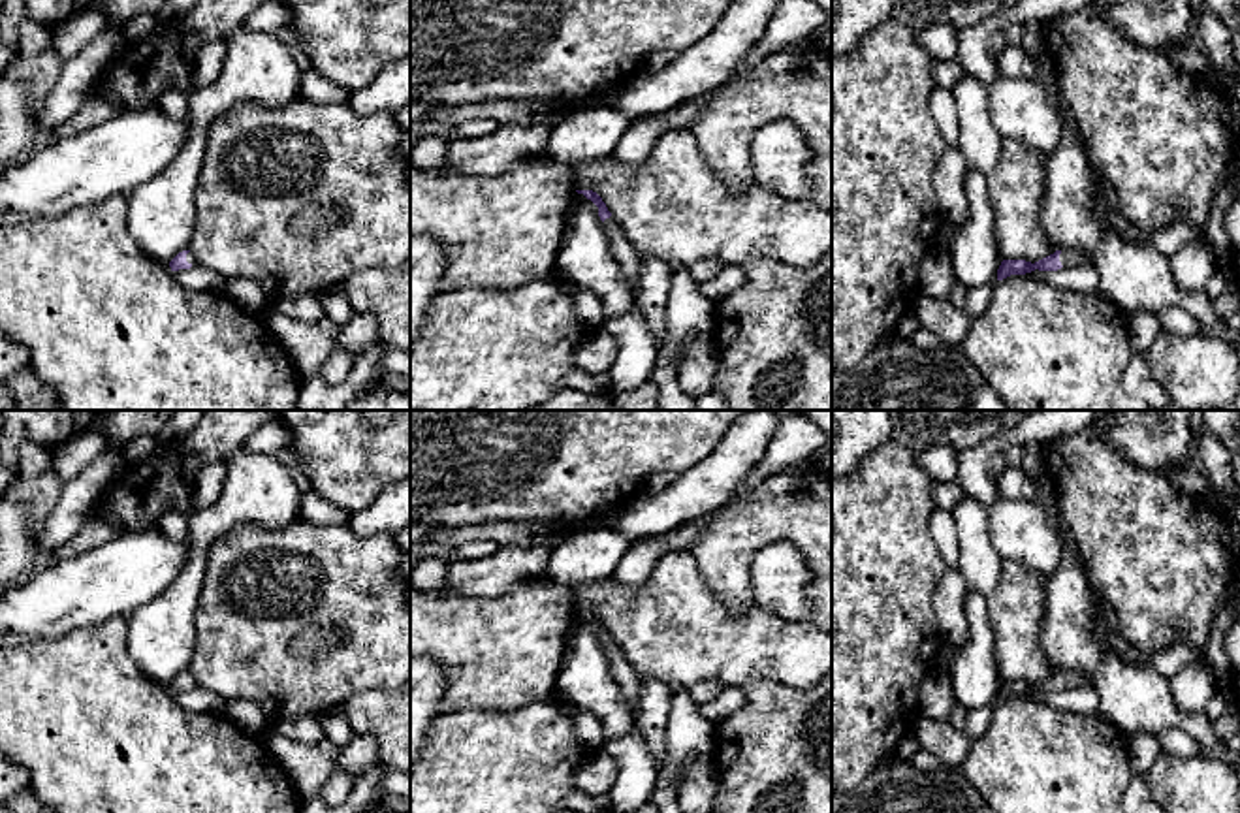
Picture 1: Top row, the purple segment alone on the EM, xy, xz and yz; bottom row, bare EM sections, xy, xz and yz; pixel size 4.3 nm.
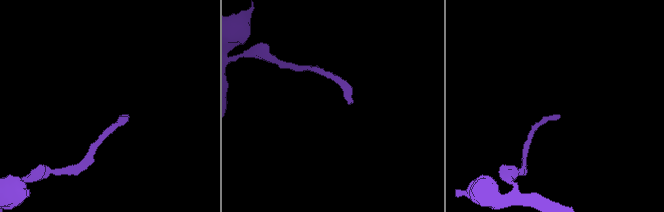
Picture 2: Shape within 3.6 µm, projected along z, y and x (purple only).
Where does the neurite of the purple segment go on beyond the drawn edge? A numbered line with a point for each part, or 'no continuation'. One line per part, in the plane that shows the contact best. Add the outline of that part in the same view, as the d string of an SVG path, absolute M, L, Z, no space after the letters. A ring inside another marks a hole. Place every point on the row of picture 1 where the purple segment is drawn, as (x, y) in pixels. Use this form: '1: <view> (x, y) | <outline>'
1: yz (1067, 256) | M1061 248L1059 262L1061 262L1063 267L1065 265L1084 265L1084 263L1091 263L1086 254L1074 252L1074 250L1065 250L1065 248Z

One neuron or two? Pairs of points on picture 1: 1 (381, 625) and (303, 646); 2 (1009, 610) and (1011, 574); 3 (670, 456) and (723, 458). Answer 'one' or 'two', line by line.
1: two
2: one
3: two

